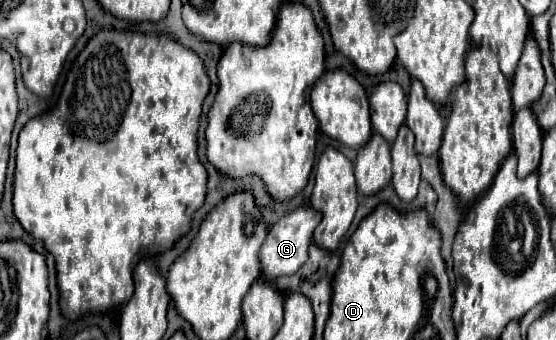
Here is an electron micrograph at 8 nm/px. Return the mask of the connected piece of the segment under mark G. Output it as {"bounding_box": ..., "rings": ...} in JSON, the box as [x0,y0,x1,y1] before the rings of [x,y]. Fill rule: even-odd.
{"bounding_box":[260,208,320,280],"rings":[[[298,208],[286,216],[282,216],[268,232],[268,238],[260,252],[262,274],[268,280],[276,280],[280,276],[288,276],[296,272],[308,260],[308,246],[312,244],[312,232],[320,224],[320,212],[312,208]]]}

